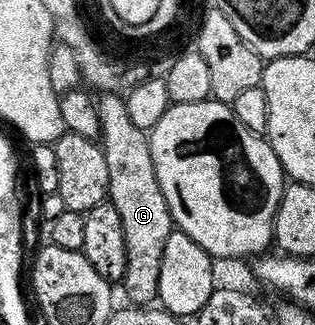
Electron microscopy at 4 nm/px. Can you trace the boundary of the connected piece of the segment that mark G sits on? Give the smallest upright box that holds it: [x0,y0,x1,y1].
[97,92,173,303]

